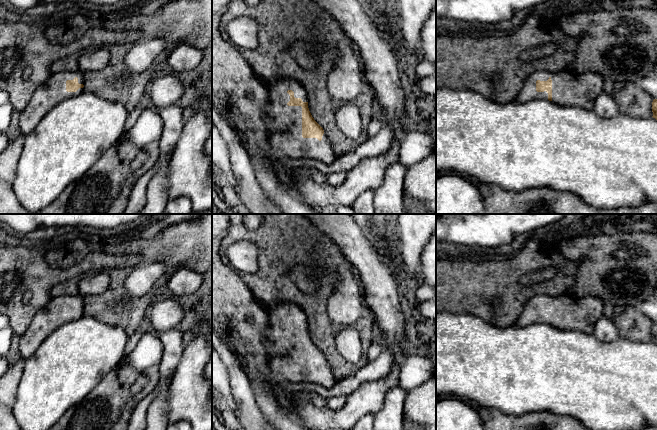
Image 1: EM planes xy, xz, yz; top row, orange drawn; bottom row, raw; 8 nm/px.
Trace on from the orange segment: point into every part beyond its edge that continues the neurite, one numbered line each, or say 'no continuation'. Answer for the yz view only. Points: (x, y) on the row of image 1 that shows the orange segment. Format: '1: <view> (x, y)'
1: yz (568, 89)

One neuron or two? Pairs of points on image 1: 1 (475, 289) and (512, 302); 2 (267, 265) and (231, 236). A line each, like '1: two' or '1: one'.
1: one
2: one

